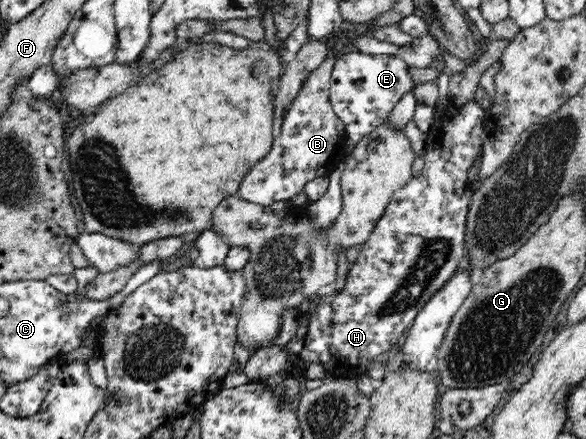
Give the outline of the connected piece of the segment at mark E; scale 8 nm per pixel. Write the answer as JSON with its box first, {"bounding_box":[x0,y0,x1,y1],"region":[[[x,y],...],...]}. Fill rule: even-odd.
{"bounding_box":[329,51,415,152],"region":[[[348,51],[338,56],[331,72],[329,100],[336,116],[345,124],[347,152],[360,142],[360,138],[380,126],[402,96],[415,86],[407,62],[397,54],[370,55]]]}

